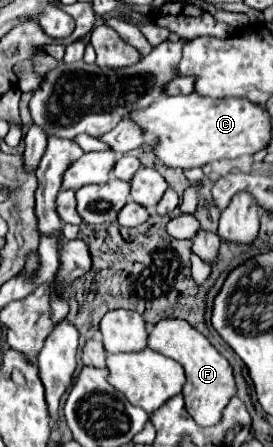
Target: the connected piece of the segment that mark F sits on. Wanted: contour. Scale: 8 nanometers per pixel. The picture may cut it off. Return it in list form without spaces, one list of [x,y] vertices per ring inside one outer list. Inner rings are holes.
[[[169,318],[169,320],[157,322],[157,326],[151,330],[149,348],[153,348],[155,352],[163,356],[173,358],[175,362],[183,366],[185,376],[187,376],[183,398],[185,398],[185,406],[191,418],[199,426],[215,426],[217,422],[221,422],[223,408],[237,394],[237,386],[235,386],[231,364],[211,346],[211,342],[201,332],[197,332],[193,326],[189,326],[185,320]]]

